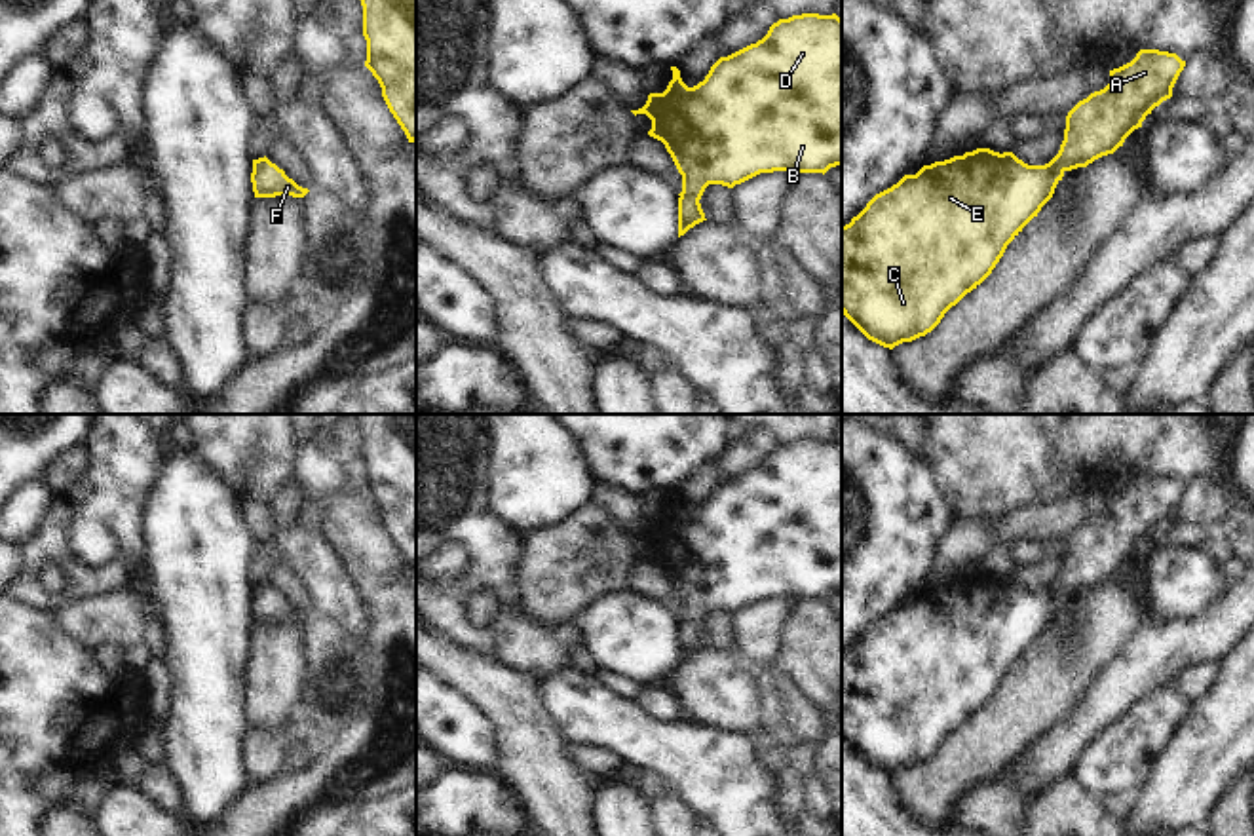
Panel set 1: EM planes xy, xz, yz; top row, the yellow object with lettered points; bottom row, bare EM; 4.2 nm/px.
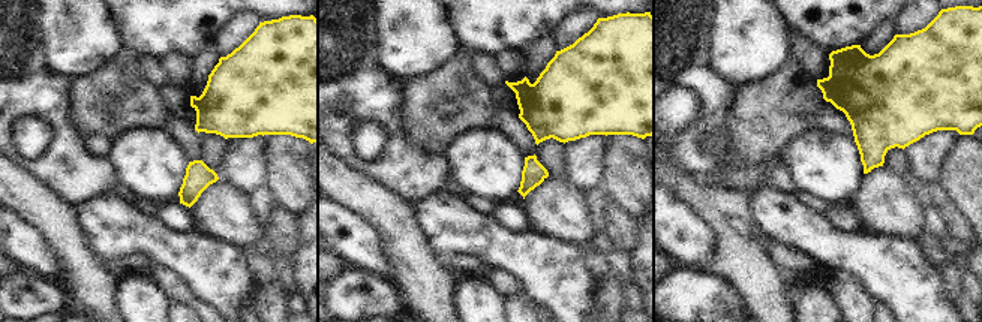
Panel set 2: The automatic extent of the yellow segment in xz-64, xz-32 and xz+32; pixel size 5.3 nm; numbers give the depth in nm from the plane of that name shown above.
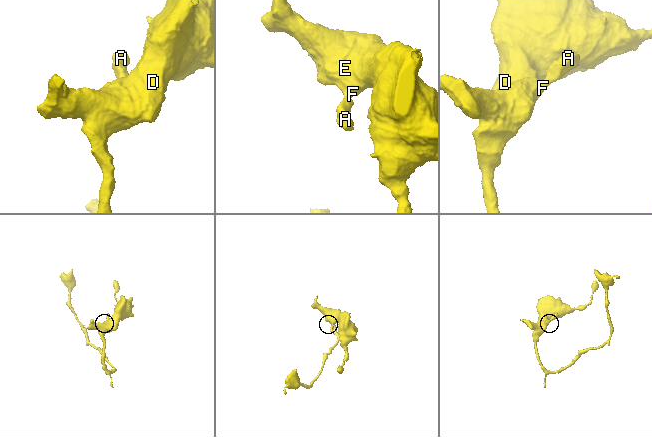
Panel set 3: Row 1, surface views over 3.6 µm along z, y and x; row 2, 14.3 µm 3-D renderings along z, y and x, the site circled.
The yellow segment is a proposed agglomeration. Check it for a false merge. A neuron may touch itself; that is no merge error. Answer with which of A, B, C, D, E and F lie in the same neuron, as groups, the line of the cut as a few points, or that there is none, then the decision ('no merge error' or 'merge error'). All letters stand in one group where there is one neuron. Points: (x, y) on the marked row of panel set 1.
A B C D E F | no cut | no merge error

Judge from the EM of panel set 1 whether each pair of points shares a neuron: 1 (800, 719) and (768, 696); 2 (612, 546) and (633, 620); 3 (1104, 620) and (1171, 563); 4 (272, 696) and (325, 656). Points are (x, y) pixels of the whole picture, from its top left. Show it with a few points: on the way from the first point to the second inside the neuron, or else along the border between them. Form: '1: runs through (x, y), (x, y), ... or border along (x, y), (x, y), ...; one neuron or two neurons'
1: border along (768, 667), (779, 702), (781, 722); two neurons
2: border along (627, 588), (601, 593), (584, 610); two neurons
3: border along (1144, 603), (1150, 616); two neurons
4: border along (304, 626), (304, 684), (297, 713); two neurons

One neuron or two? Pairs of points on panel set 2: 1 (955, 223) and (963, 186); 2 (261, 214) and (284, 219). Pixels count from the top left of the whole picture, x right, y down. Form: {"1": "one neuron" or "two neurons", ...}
{"1": "two neurons", "2": "two neurons"}

